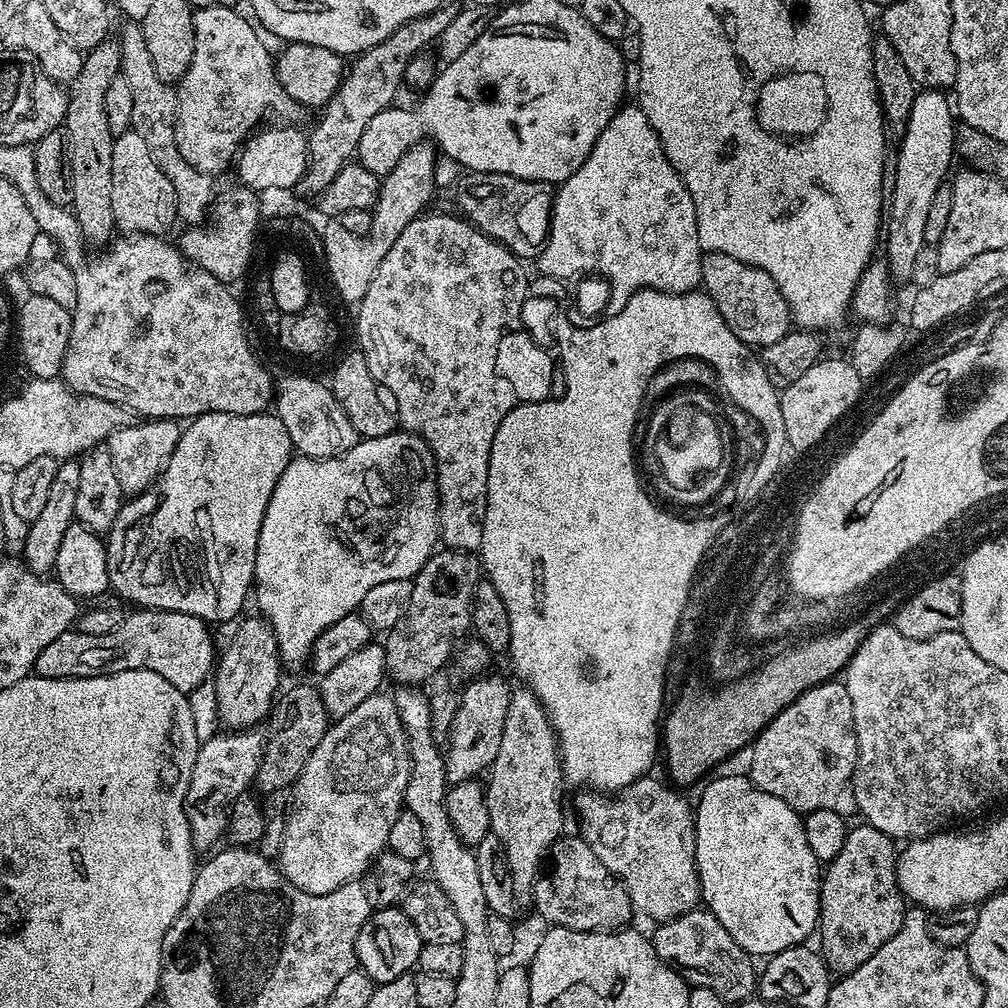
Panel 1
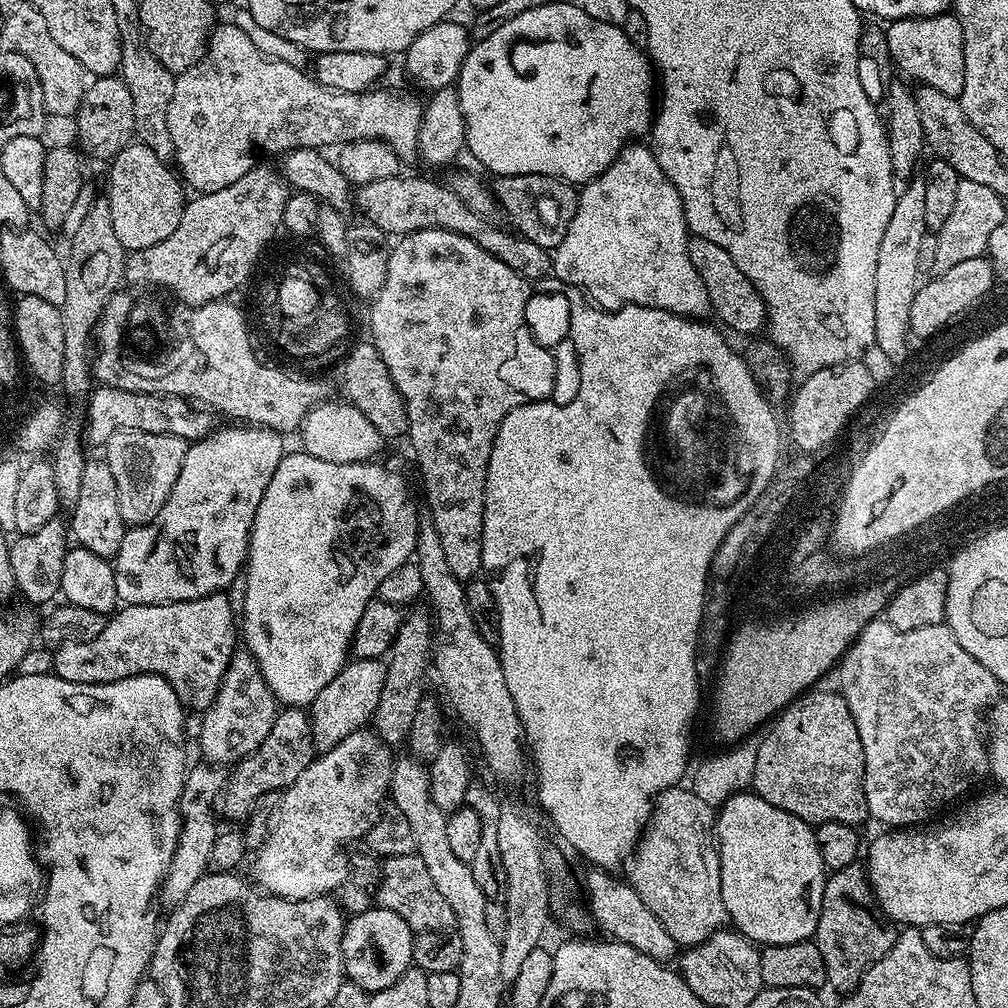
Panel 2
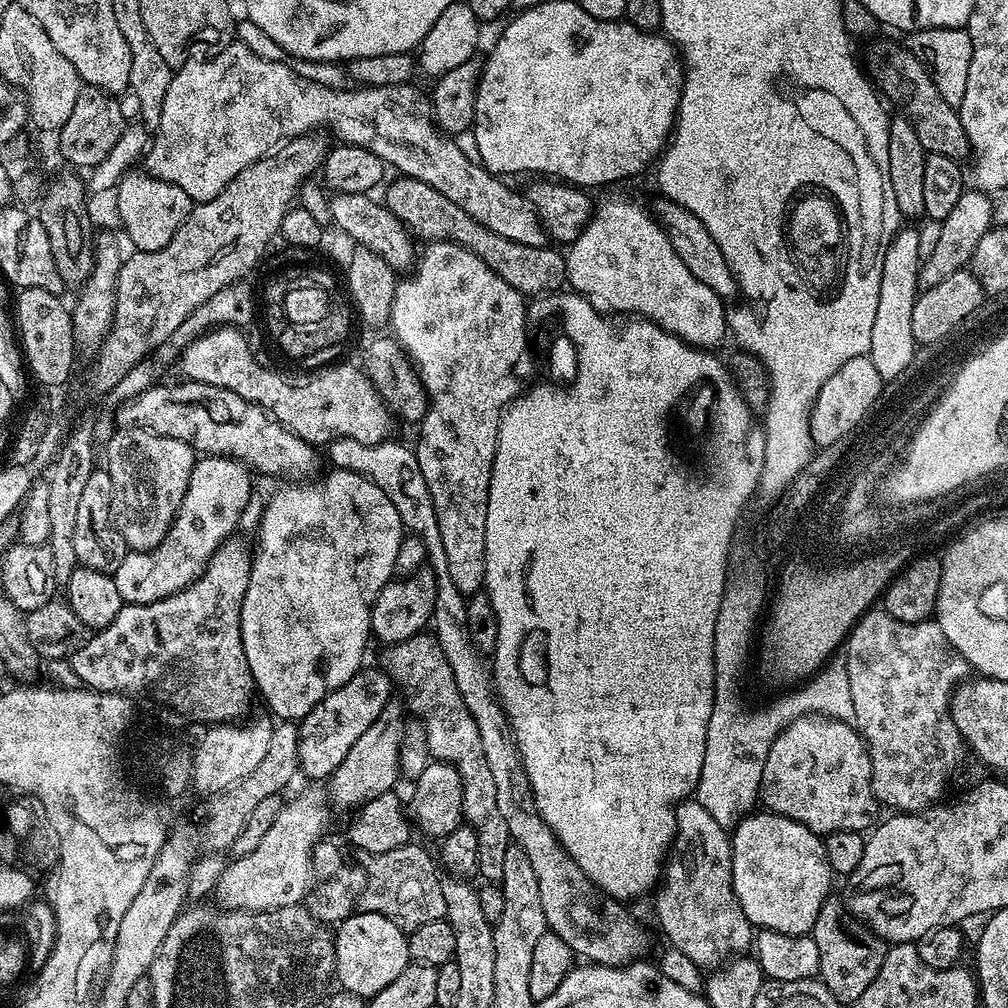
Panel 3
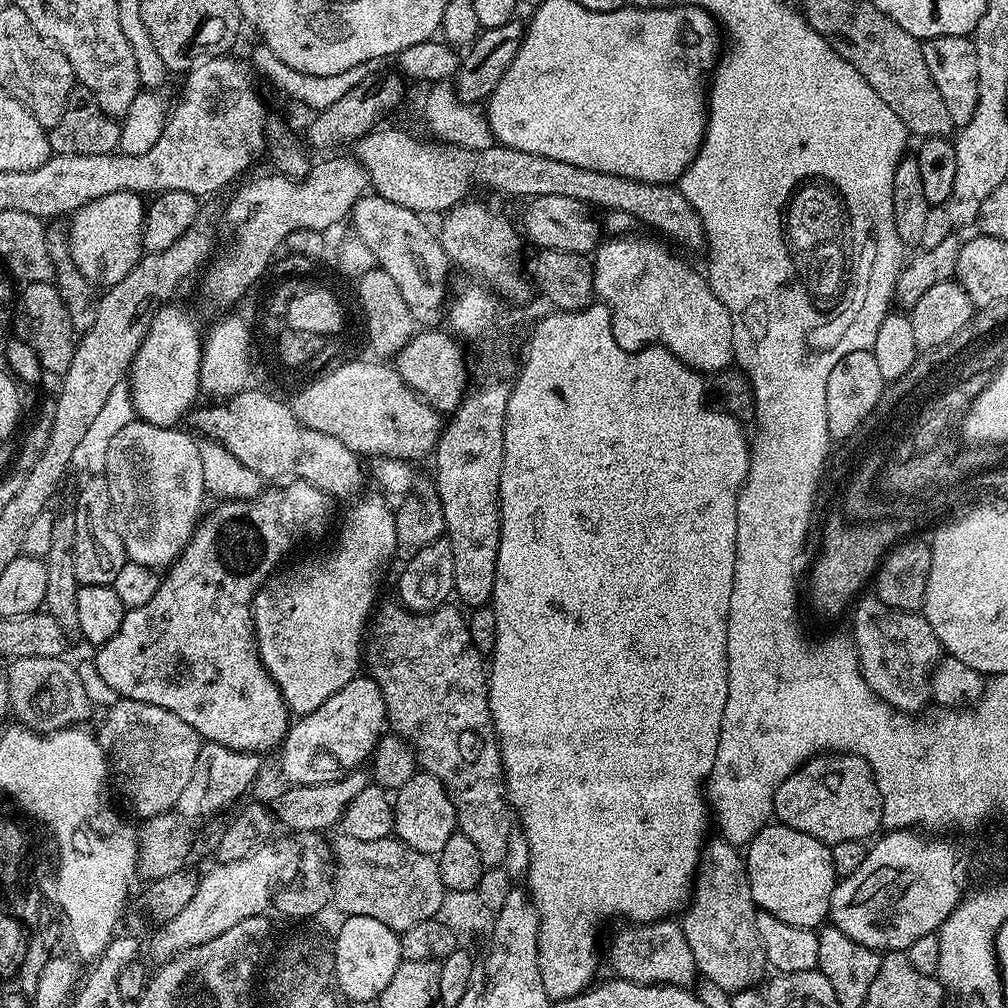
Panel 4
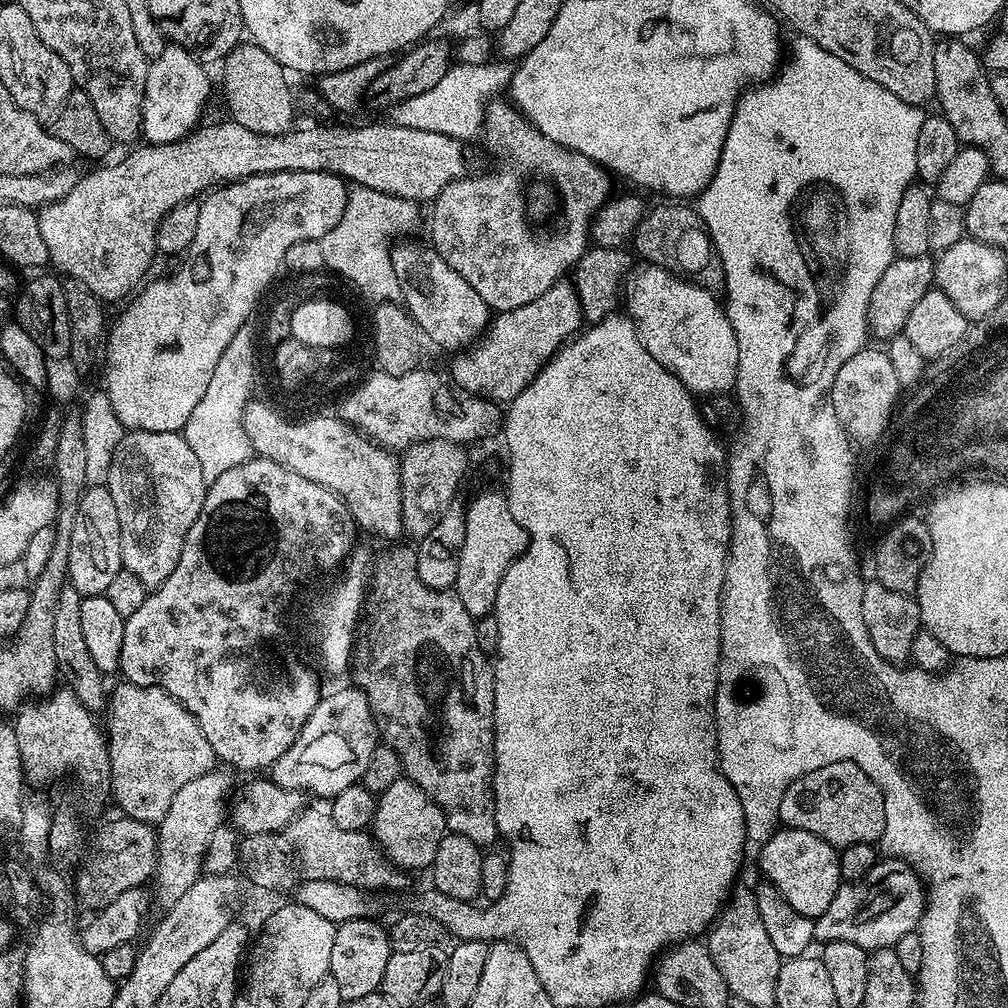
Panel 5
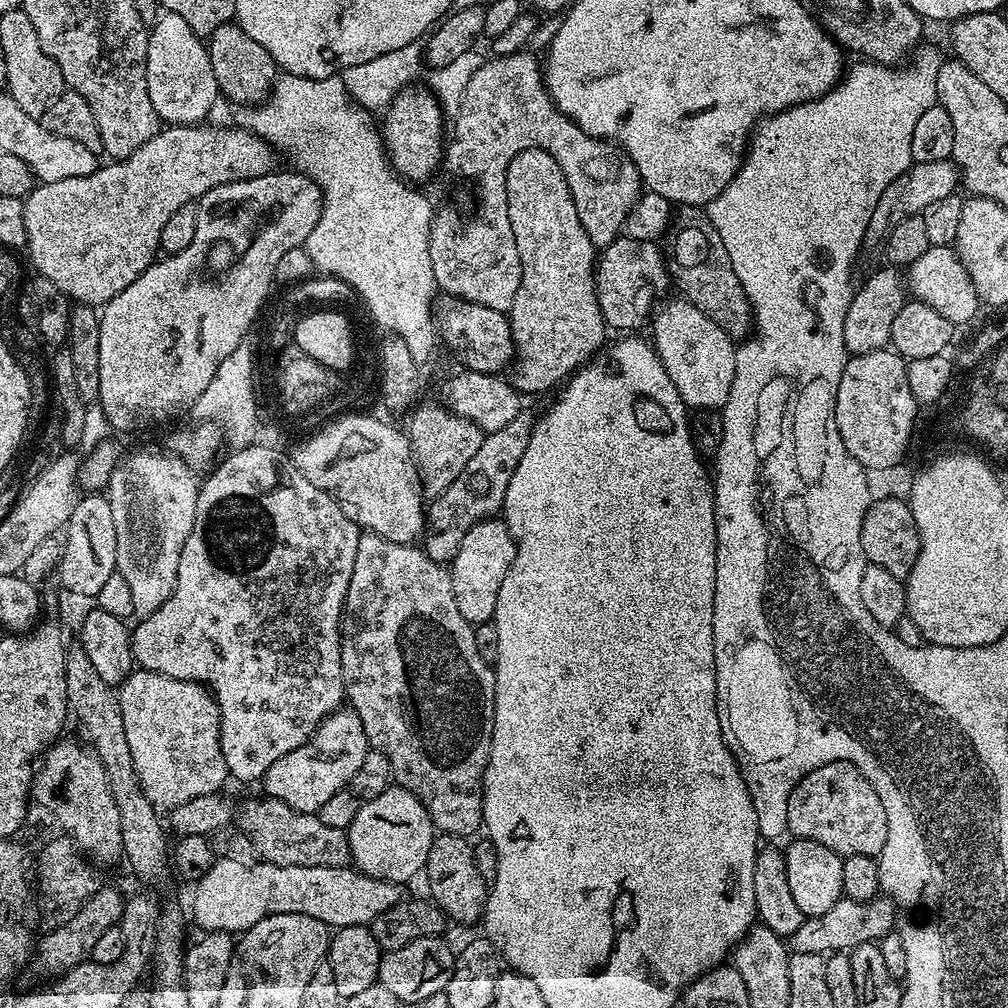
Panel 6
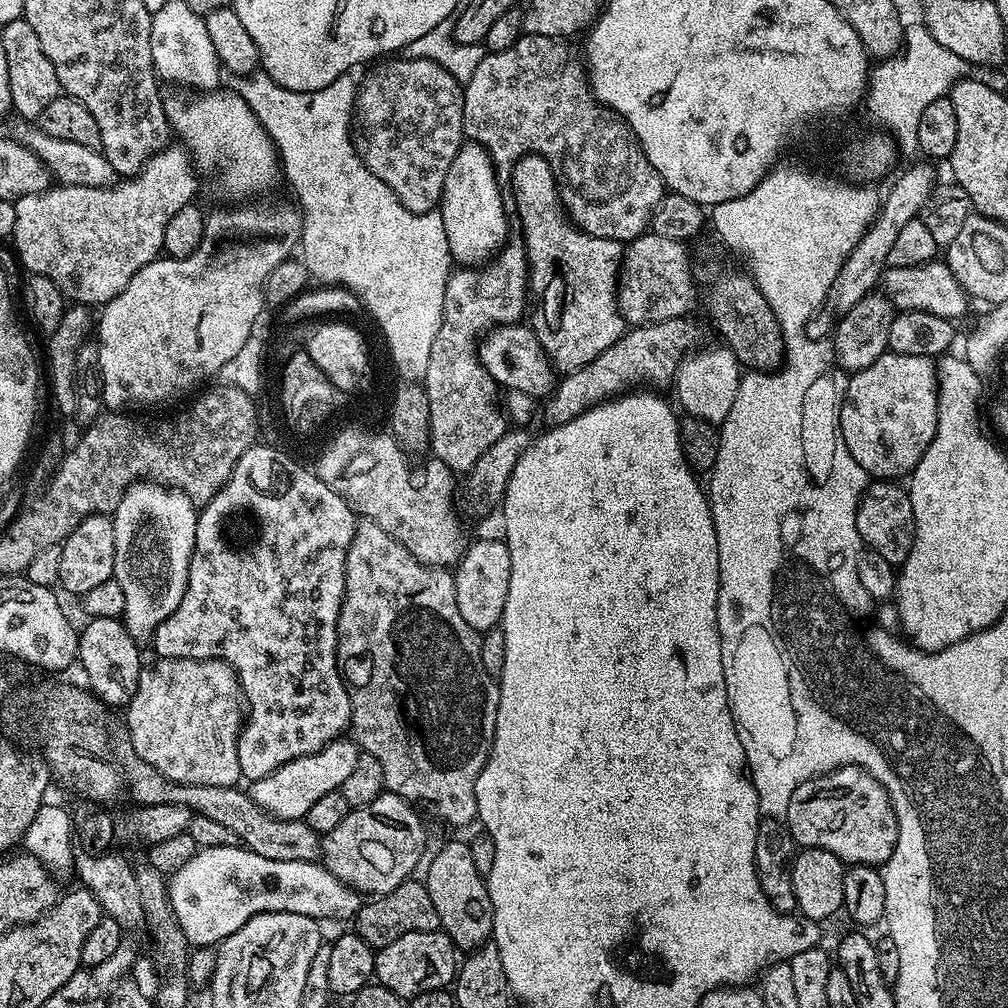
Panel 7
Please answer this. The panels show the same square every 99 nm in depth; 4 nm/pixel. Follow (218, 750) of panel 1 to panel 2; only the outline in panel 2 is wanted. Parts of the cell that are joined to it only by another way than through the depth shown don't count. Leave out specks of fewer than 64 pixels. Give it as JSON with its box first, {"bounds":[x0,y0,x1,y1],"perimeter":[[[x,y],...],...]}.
{"bounds":[158,762,226,906],"perimeter":[[[199,762],[187,769],[184,778],[184,789],[180,795],[180,833],[178,846],[174,850],[174,858],[160,884],[158,900],[167,906],[181,904],[186,894],[208,871],[210,850],[214,850],[214,842],[218,835],[216,820],[218,812],[214,805],[217,803],[218,794],[223,792],[226,783],[226,772],[223,767]]]}

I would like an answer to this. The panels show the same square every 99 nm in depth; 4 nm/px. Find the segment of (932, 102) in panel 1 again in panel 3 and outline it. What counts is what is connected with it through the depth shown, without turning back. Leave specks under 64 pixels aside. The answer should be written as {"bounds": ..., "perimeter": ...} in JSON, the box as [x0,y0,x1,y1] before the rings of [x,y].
{"bounds":[868,227,922,379],"perimeter":[[[901,227],[896,237],[890,242],[886,250],[886,258],[882,260],[882,286],[878,286],[878,310],[874,313],[874,326],[870,329],[870,346],[868,347],[868,357],[874,362],[874,367],[878,369],[878,374],[882,379],[895,376],[908,362],[912,350],[912,317],[911,305],[916,301],[920,287],[920,265],[922,263],[918,254],[918,238],[920,237],[919,227]]]}

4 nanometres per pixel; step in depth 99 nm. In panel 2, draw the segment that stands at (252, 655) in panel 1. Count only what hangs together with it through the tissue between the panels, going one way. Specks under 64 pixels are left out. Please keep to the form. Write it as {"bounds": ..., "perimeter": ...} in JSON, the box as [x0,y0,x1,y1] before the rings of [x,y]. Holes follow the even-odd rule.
{"bounds":[200,650,278,766],"perimeter":[[[246,650],[237,651],[224,671],[224,681],[212,704],[200,720],[200,752],[205,761],[217,766],[232,766],[246,759],[270,734],[278,711],[275,694],[260,677],[255,660]],[[229,764],[229,765],[228,765]]]}

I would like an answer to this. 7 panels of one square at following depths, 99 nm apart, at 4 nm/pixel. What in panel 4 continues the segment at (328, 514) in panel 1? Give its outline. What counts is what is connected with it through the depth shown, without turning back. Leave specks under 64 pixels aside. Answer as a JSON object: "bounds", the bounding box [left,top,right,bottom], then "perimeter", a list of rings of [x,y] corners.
{"bounds":[252,495,396,718],"perimeter":[[[361,495],[355,501],[357,504],[349,510],[336,536],[336,545],[321,560],[304,564],[293,572],[277,571],[268,577],[252,599],[252,625],[256,631],[260,661],[278,686],[293,717],[299,718],[318,710],[330,694],[338,694],[338,690],[361,671],[366,625],[374,612],[372,603],[384,580],[388,563],[396,556],[396,513],[391,507],[388,509],[389,501],[383,495],[375,495]]]}

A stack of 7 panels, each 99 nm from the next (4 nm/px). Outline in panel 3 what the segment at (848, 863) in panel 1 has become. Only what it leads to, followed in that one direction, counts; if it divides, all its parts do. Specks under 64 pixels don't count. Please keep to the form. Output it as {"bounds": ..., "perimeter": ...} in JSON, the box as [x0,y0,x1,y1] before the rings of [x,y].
{"bounds":[811,895,885,1006],"perimeter":[[[829,895],[828,901],[818,910],[818,918],[814,922],[811,933],[814,946],[818,946],[818,978],[834,994],[834,998],[842,1006],[851,1006],[854,998],[861,996],[870,987],[870,982],[878,978],[878,970],[882,970],[885,941],[881,940],[867,924],[856,919],[848,911],[845,901]]]}

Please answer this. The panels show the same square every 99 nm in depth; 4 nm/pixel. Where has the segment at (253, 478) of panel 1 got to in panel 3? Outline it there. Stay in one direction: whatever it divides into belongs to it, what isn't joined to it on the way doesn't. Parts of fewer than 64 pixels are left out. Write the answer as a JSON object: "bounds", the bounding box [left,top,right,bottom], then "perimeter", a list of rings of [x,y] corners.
{"bounds":[114,455,254,604],"perimeter":[[[205,455],[197,459],[182,506],[176,512],[180,536],[170,534],[145,552],[129,550],[114,573],[118,594],[125,604],[153,604],[173,596],[190,587],[208,569],[212,556],[240,527],[242,512],[254,493],[251,475],[245,465],[231,456]]]}

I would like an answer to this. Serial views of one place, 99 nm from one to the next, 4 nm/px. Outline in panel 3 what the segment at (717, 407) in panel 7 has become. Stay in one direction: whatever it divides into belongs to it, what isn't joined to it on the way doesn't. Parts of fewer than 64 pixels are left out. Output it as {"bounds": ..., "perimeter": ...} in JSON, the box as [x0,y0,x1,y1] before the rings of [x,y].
{"bounds":[566,196,730,350],"perimeter":[[[624,196],[597,203],[591,220],[578,234],[577,240],[567,245],[566,280],[571,291],[580,293],[600,312],[629,312],[629,317],[650,320],[695,348],[716,350],[724,335],[727,337],[730,332],[722,297],[690,274],[674,250],[672,238],[666,235],[655,215],[649,209],[647,212],[638,201],[627,200]]]}

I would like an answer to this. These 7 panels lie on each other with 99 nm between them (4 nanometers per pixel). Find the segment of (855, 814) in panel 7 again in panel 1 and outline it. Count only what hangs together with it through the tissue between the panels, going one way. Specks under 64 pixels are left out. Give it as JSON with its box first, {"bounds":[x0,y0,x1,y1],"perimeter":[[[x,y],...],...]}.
{"bounds":[746,682,856,817],"perimeter":[[[842,682],[814,686],[803,692],[793,704],[783,708],[752,741],[752,761],[746,769],[747,775],[756,787],[766,790],[766,794],[774,794],[774,798],[782,798],[786,806],[798,813],[834,810],[834,814],[851,817],[856,812],[852,789],[852,775],[856,769],[856,732],[853,726],[854,710],[850,706],[846,686]]]}

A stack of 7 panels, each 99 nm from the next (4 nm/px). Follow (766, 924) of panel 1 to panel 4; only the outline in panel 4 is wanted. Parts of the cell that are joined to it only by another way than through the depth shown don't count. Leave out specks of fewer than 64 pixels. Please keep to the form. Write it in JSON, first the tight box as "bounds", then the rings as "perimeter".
{"bounds":[746,822,838,930],"perimeter":[[[769,822],[746,846],[746,863],[750,894],[759,911],[774,914],[790,926],[813,930],[819,929],[829,919],[830,898],[838,883],[829,845],[810,834],[802,834],[802,830],[794,830],[779,822]]]}

